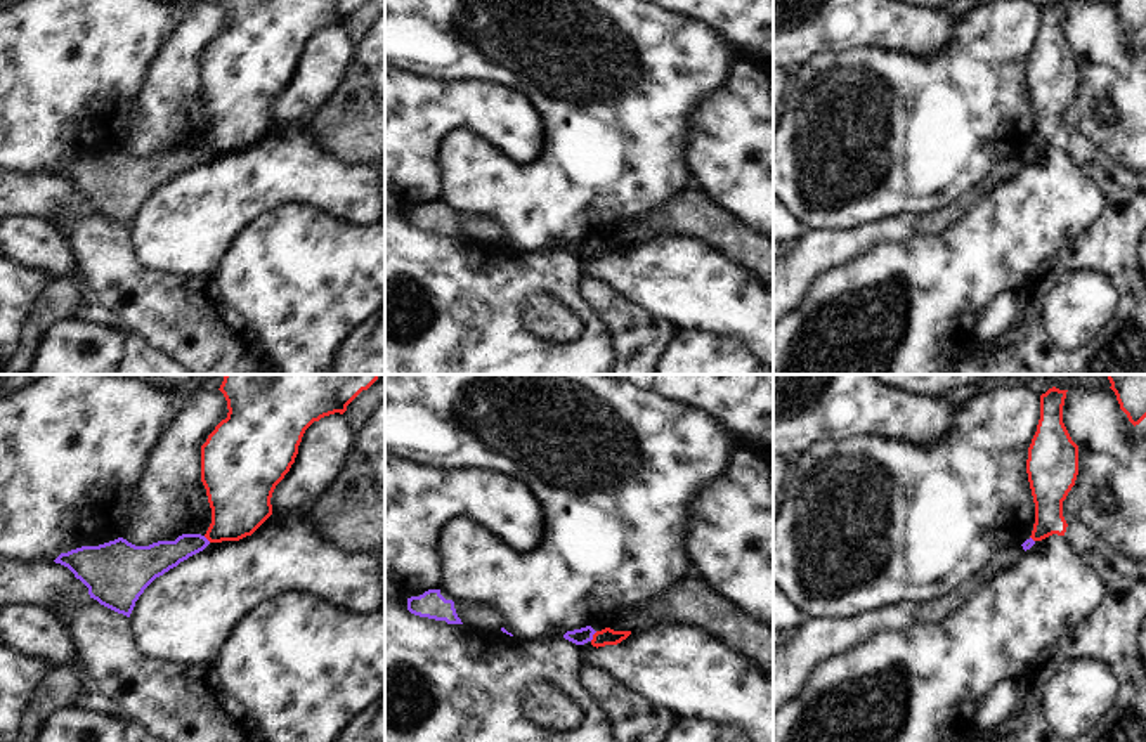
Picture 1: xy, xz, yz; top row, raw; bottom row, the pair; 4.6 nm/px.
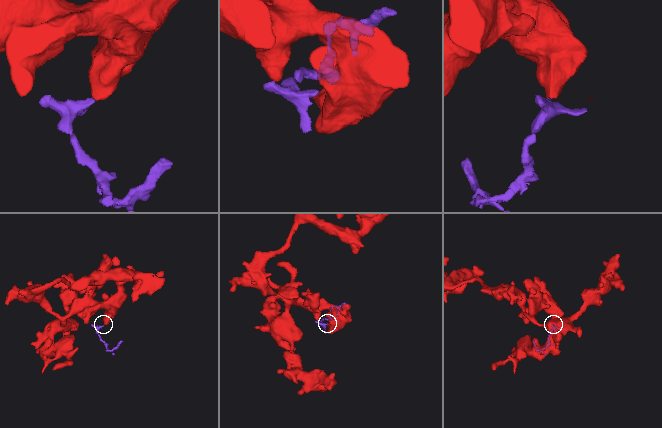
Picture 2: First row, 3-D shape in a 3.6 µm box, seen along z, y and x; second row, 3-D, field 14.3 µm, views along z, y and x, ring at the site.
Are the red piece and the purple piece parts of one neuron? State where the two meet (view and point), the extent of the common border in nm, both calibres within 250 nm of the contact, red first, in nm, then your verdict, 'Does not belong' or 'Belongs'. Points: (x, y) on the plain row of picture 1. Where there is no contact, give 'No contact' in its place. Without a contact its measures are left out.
Touches red at xz (593, 248). Shared border 60 nm. Thickness 80 nm (red) against 80 nm. Does not belong

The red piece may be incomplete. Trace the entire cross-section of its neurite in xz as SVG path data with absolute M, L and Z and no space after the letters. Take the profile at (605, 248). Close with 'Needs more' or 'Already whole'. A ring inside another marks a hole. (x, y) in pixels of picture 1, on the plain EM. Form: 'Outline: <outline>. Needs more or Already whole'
Outline: M605 239L593 246L591 257L596 260L605 258L605 257L617 257L622 251L626 251L629 246L631 246L631 243L614 243L610 239Z. Already whole

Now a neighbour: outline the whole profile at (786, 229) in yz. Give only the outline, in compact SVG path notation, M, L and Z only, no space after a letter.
M773 196L773 244L791 244L804 234L804 227L794 215Z

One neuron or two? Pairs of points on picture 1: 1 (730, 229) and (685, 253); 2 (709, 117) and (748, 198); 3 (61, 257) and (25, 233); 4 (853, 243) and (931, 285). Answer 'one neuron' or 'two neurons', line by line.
1: two neurons
2: one neuron
3: one neuron
4: two neurons

